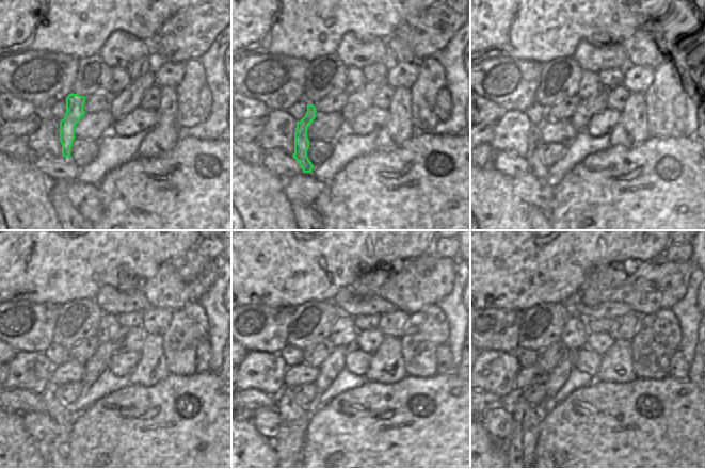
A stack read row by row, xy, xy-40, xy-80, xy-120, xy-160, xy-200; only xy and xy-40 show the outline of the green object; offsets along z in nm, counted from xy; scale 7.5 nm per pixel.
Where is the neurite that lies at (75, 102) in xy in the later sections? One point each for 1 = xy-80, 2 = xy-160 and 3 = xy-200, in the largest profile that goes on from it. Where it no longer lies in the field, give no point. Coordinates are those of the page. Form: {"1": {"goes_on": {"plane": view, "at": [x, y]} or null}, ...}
{"1": {"goes_on": {"plane": "xy-80", "at": [537, 168]}}, "2": {"goes_on": {"plane": "xy-160", "at": [288, 443]}}, "3": {"goes_on": {"plane": "xy-200", "at": [521, 447]}}}

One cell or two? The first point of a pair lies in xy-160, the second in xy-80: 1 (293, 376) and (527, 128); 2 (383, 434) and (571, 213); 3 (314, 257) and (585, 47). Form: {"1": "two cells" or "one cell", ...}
{"1": "two cells", "2": "one cell", "3": "two cells"}

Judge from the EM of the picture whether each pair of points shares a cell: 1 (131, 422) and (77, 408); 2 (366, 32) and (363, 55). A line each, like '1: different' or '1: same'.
1: different
2: different

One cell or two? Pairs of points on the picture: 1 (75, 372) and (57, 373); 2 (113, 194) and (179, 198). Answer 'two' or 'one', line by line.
1: one
2: one

